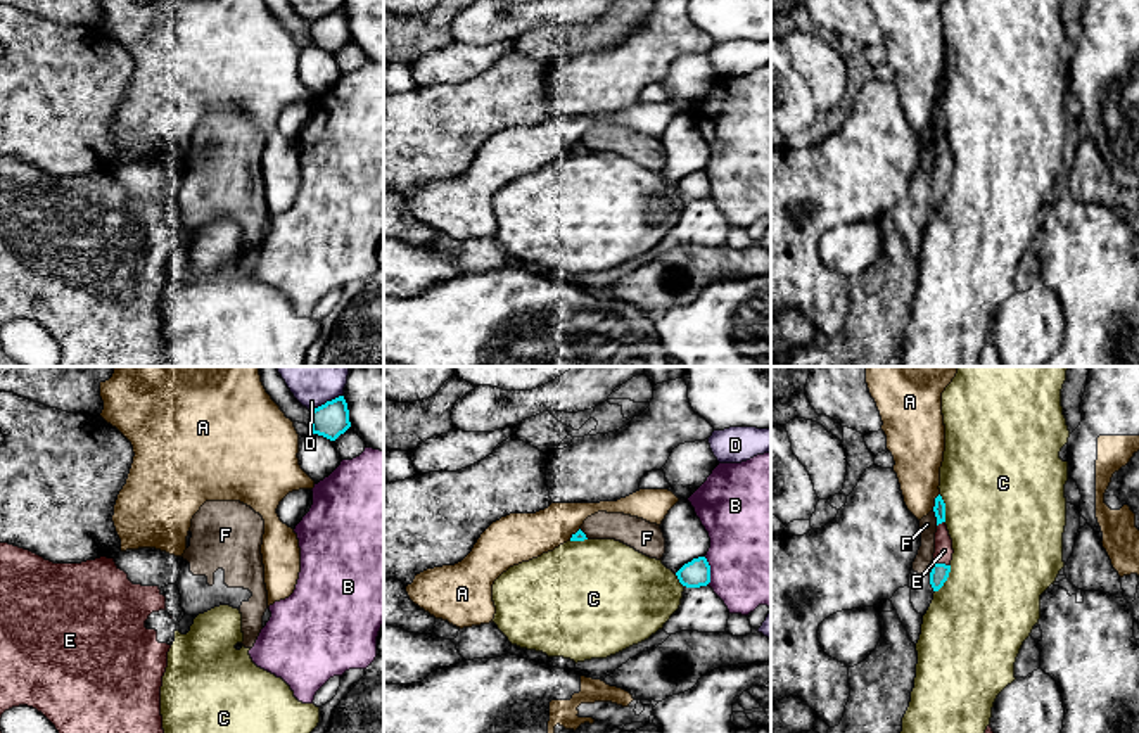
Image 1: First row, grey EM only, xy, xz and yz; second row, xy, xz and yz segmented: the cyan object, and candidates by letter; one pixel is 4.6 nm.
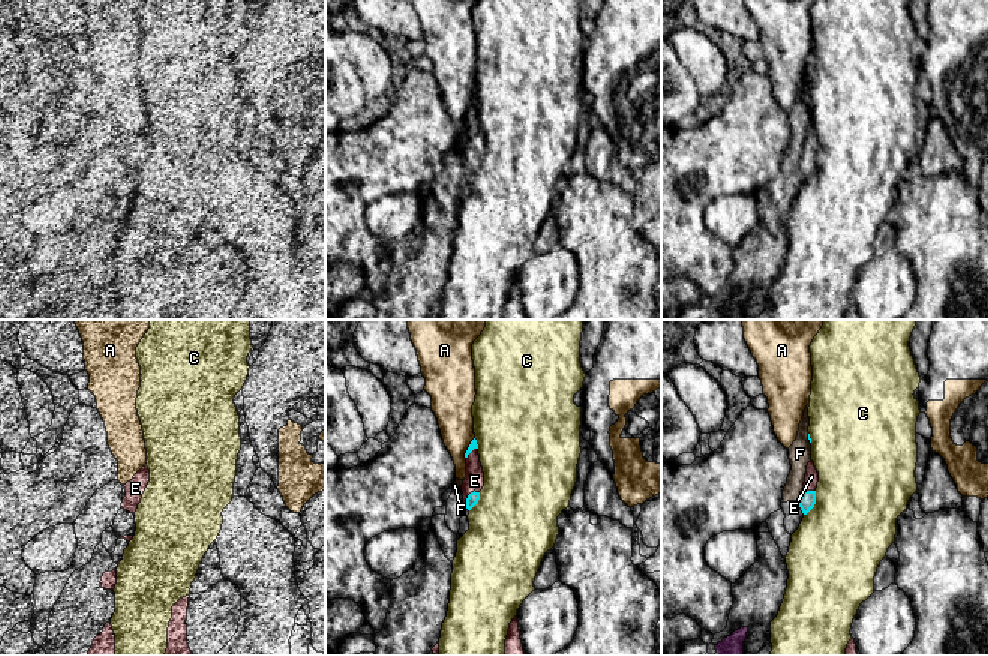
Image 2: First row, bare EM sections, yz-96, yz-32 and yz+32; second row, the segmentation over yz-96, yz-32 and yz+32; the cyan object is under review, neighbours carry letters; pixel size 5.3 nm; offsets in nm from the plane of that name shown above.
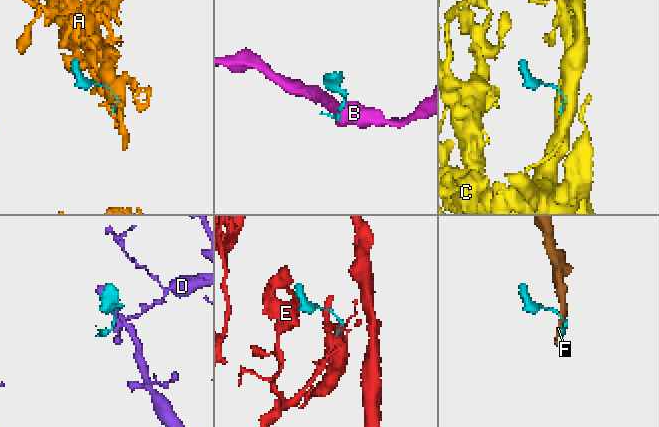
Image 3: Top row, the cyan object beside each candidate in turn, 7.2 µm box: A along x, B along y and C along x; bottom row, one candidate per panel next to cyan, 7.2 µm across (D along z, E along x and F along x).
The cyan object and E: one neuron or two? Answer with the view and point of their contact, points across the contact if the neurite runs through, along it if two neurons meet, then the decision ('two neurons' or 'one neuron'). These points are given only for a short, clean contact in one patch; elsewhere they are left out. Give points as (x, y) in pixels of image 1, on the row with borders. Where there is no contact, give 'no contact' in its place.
yz (941, 564) | one neuron

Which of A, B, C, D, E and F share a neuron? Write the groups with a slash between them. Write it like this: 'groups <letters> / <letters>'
groups A / B / C / D / E / F

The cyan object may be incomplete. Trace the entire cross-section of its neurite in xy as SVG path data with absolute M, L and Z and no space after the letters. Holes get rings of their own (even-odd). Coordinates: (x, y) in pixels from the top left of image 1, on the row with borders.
M339 396L311 411L311 434L335 441L349 427L349 410L344 396Z

